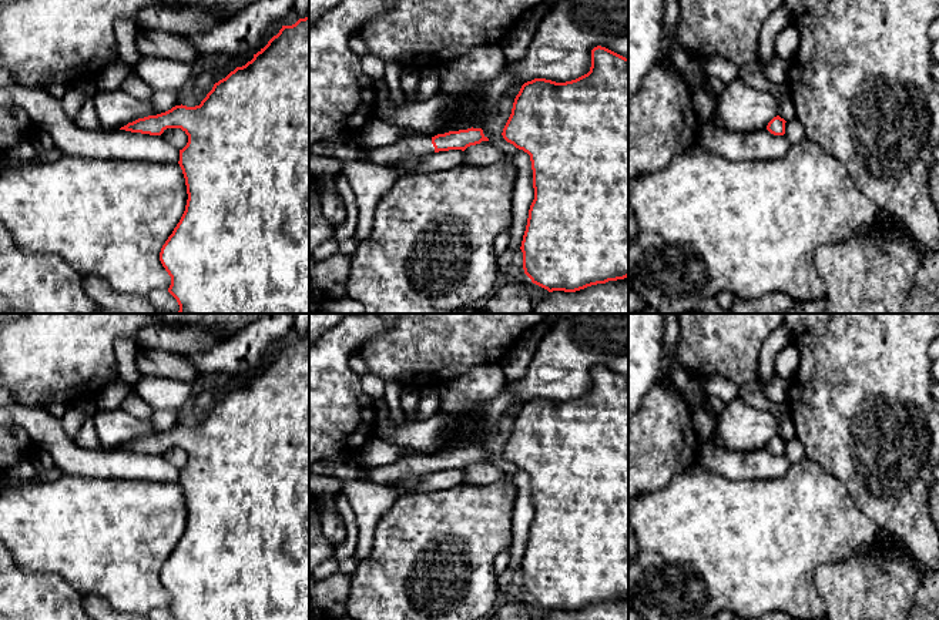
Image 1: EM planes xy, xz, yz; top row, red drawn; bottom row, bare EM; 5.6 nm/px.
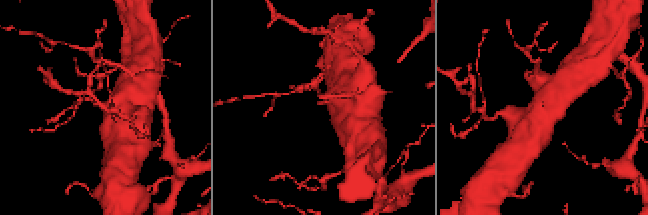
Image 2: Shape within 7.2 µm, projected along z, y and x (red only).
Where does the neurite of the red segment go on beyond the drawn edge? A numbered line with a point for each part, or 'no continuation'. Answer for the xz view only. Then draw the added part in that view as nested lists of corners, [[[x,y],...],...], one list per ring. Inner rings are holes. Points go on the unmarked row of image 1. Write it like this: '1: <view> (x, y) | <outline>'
1: xz (413, 463) | [[[410,452],[395,463],[372,467],[369,470],[360,469],[360,476],[368,482],[389,486],[402,477],[423,476],[433,472],[435,466],[432,463],[432,456]]]

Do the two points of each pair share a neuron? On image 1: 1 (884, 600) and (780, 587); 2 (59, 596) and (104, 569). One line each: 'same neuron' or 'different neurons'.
1: different neurons
2: different neurons

